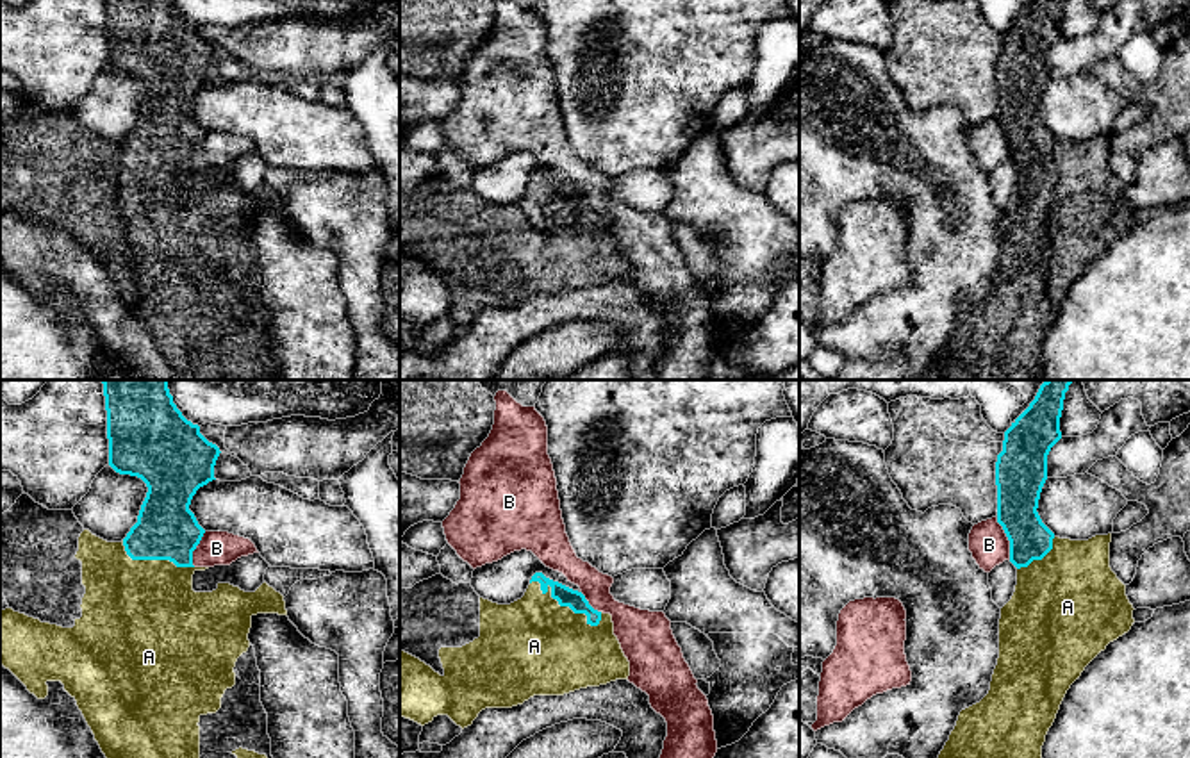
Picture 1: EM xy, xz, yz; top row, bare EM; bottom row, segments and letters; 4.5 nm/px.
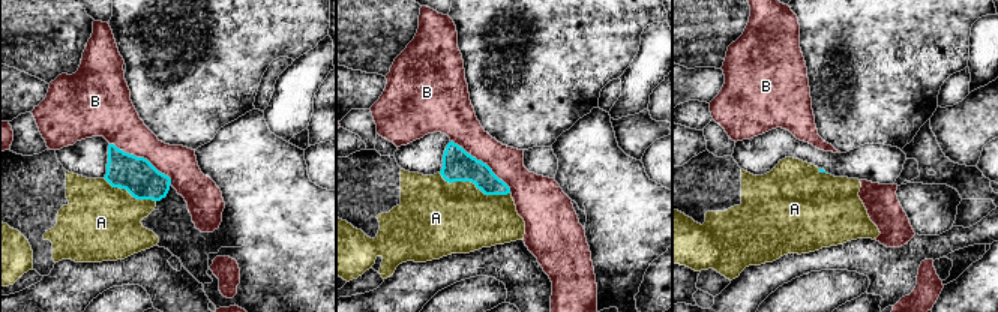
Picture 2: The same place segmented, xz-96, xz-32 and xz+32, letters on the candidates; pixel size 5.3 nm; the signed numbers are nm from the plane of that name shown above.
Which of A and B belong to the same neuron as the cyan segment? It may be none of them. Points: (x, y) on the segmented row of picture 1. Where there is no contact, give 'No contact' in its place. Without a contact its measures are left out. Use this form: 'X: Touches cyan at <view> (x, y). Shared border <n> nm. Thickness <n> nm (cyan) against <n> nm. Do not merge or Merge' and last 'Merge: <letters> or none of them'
A: Touches cyan at xz (564, 605). Shared border 380 nm. Thickness 90 nm (cyan) against 440 nm. Do not merge
B: Touches cyan at yz (1008, 539). Shared border 200 nm. Thickness 200 nm (cyan) against 180 nm. Do not merge
Merge: none of them

